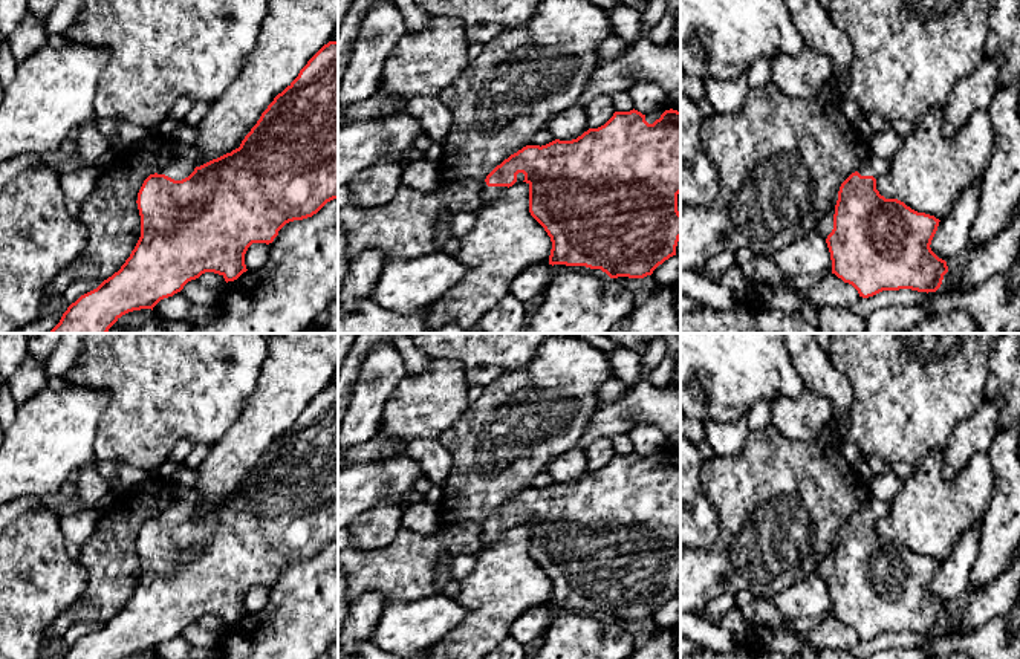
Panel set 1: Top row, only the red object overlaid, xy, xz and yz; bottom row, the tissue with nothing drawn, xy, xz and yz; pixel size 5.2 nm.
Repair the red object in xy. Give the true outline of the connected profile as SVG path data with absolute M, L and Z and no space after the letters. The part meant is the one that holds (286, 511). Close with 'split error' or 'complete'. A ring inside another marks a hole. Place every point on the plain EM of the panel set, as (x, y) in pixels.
M329 384L307 404L298 419L278 436L261 456L260 462L245 479L239 491L200 509L196 509L185 498L177 497L170 506L159 511L154 517L150 517L138 535L136 546L141 558L141 579L130 599L118 615L104 622L96 631L81 638L72 645L63 659L122 659L133 653L153 653L161 642L180 635L188 624L199 621L205 615L219 616L226 625L234 624L248 613L245 596L252 586L272 586L286 566L312 560L333 541L338 541L338 384Z; split error

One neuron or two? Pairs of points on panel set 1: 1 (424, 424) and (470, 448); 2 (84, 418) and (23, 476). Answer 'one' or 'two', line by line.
1: two
2: one

